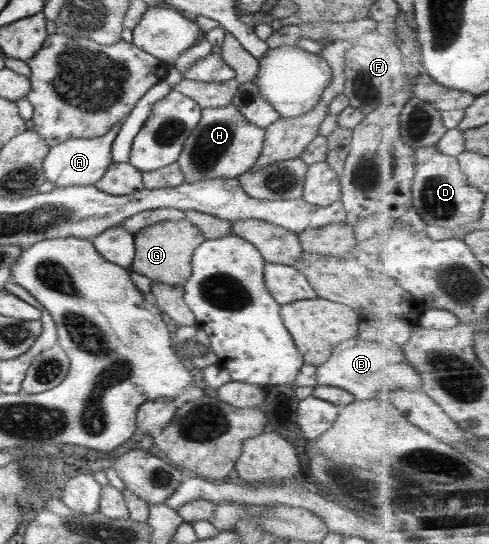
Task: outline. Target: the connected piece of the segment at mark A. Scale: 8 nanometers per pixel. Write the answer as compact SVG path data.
M118 125L96 138L68 139L50 147L48 154L42 160L42 170L45 178L56 187L95 186L104 176L107 168L112 164L112 144L118 134Z

